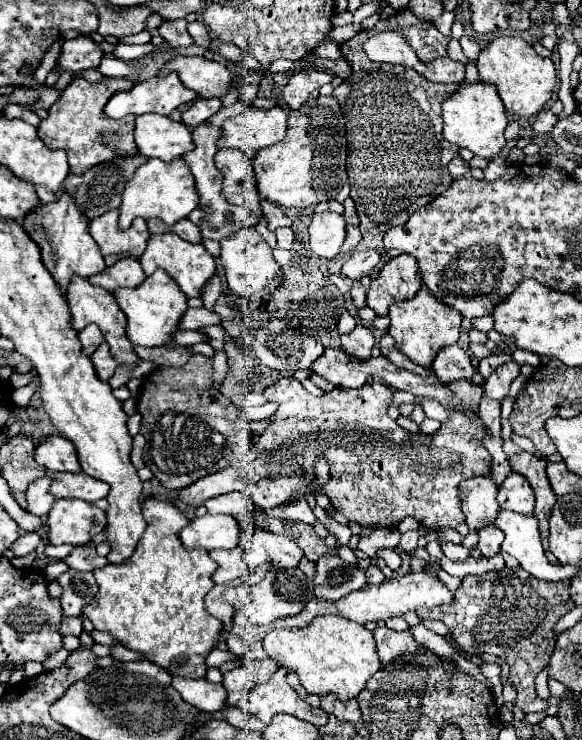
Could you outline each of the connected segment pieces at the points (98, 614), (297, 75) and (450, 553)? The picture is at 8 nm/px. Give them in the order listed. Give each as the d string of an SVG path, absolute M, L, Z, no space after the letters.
M146 498L142 506L142 514L146 518L146 530L142 540L136 544L136 550L122 564L106 564L104 568L96 568L94 576L98 582L96 598L82 608L82 616L88 618L94 628L106 630L112 634L122 646L140 652L144 658L152 660L160 668L166 668L170 674L180 674L188 678L204 678L206 664L204 658L214 648L222 622L208 614L204 606L206 592L214 586L212 574L216 570L216 562L208 556L208 550L196 548L188 550L182 546L178 534L190 522L182 510L172 506L170 502L158 498Z
M306 68L306 70L300 70L300 72L294 72L288 80L288 84L284 86L284 90L280 92L284 104L290 108L290 110L298 110L314 90L318 90L324 82L330 82L332 76L328 74L320 74L312 68Z
M446 542L442 544L442 550L448 558L468 558L470 556L470 550L464 548L462 544L452 544L452 542Z

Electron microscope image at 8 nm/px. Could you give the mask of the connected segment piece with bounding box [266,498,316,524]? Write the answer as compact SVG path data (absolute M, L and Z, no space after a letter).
M300 498L296 502L290 502L286 506L266 510L266 514L274 516L274 518L282 518L282 520L298 520L298 522L308 522L308 524L316 522L314 512L312 512L312 508L308 506L308 502L304 498Z

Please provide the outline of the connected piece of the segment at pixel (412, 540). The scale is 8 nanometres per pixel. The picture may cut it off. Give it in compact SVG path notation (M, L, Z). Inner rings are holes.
M408 530L408 532L402 534L396 550L398 552L412 552L416 548L416 542L418 542L418 534L414 530Z

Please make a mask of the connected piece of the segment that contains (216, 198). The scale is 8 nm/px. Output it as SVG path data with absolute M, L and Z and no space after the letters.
M206 124L198 126L192 130L192 140L194 140L194 150L184 154L184 160L188 162L194 180L196 180L196 192L198 192L198 206L188 214L188 220L200 228L202 238L212 238L212 240L222 240L228 238L230 234L236 234L236 230L246 228L246 226L256 226L260 222L258 216L250 214L242 206L228 204L228 200L222 194L222 174L214 166L214 154L216 154L216 140L220 138L220 128L210 128Z

